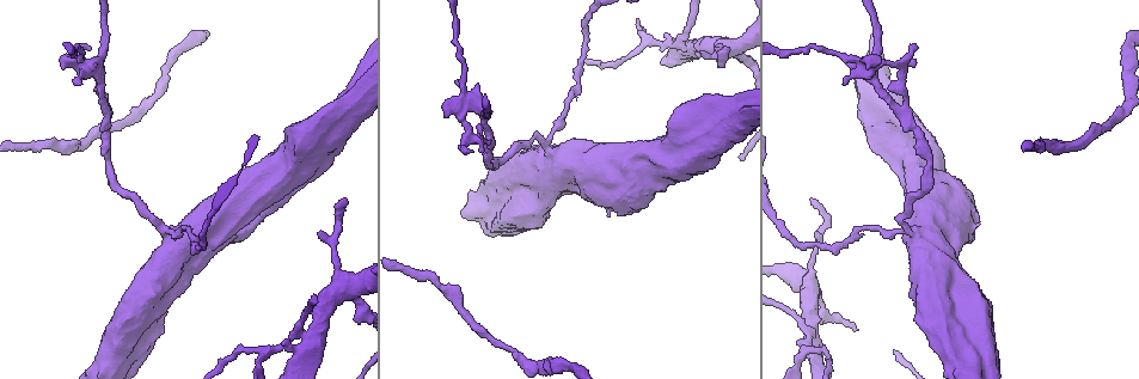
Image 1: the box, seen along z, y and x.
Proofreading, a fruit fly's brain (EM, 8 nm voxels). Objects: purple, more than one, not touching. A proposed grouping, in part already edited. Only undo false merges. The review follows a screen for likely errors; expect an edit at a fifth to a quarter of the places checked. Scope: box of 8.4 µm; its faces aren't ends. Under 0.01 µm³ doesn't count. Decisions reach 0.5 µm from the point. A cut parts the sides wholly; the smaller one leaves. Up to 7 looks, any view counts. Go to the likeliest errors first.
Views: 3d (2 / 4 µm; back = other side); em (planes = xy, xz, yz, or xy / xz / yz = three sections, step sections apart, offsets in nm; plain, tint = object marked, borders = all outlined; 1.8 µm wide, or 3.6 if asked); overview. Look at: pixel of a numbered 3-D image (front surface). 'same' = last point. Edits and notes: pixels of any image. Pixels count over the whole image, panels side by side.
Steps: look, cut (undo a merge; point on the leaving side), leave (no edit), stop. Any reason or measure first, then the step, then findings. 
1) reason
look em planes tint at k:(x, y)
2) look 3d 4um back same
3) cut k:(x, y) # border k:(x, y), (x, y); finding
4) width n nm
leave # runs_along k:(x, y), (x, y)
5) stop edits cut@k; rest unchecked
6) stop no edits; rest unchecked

thick turns thin
look 3d 4um at 1:(916, 231)

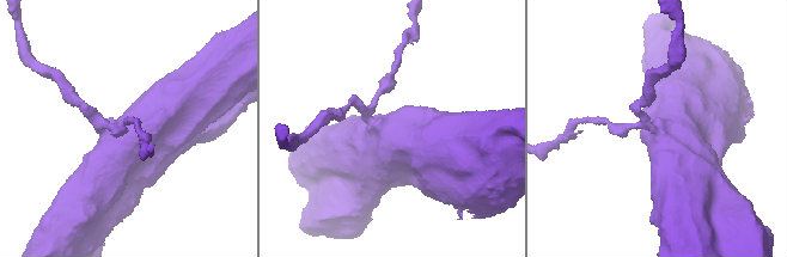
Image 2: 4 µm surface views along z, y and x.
look em planes borders at 2:(381, 125)

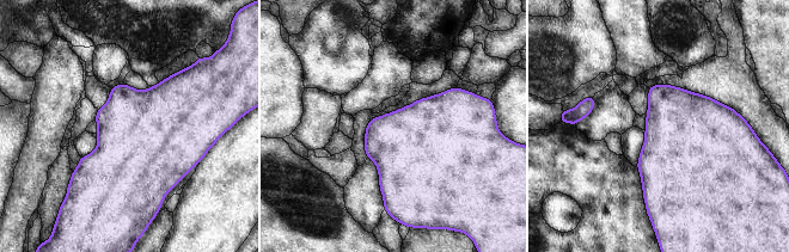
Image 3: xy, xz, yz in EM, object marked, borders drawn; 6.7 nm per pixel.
leave # one neuron here

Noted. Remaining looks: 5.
thick turns thin
look em xz step 16 tint at 1:(474, 99)

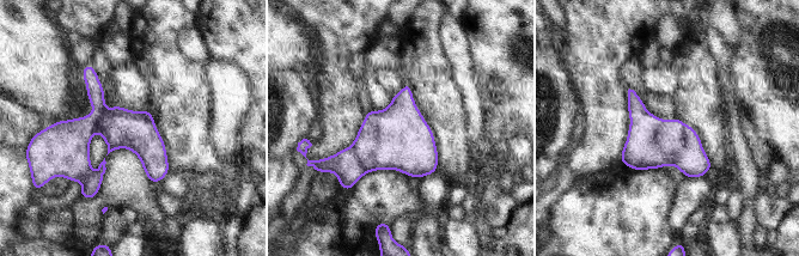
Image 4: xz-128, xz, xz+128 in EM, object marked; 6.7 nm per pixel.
leave # runs_along 4:(63, 125), (123, 128), (165, 170); all the same neuron

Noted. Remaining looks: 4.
four-way junction
look em 3.6um planes tint at 1:(725, 42)

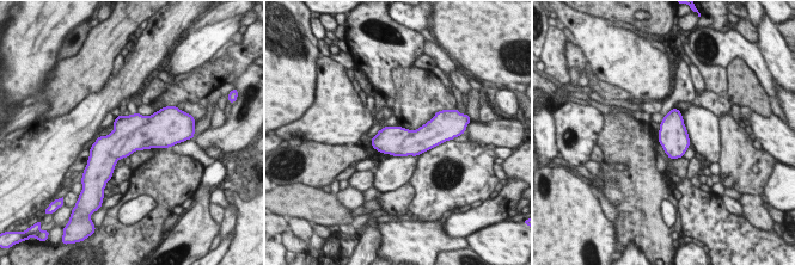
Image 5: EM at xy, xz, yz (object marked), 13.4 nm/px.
leave # all the same neuron

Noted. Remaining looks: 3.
stop no edits; rest unchecked

